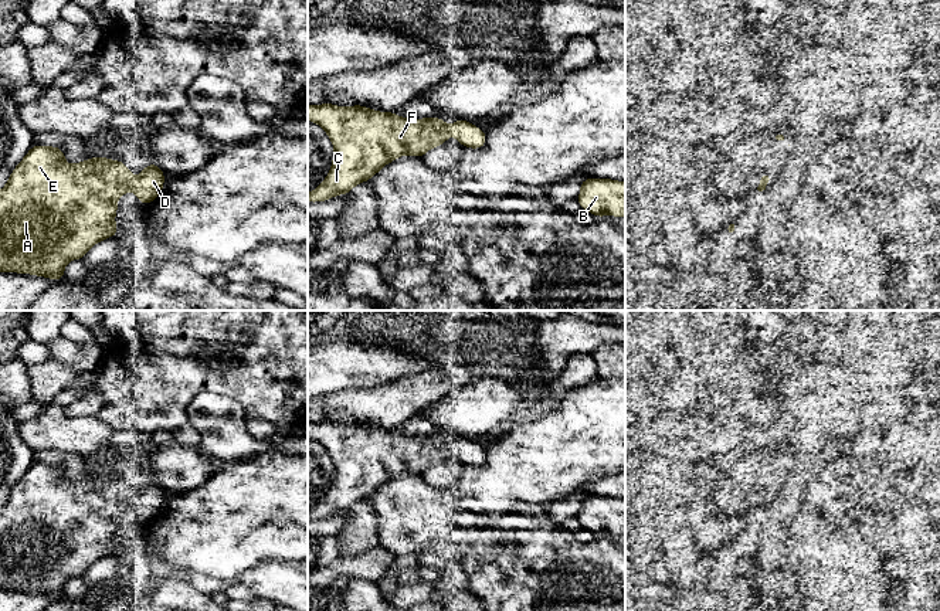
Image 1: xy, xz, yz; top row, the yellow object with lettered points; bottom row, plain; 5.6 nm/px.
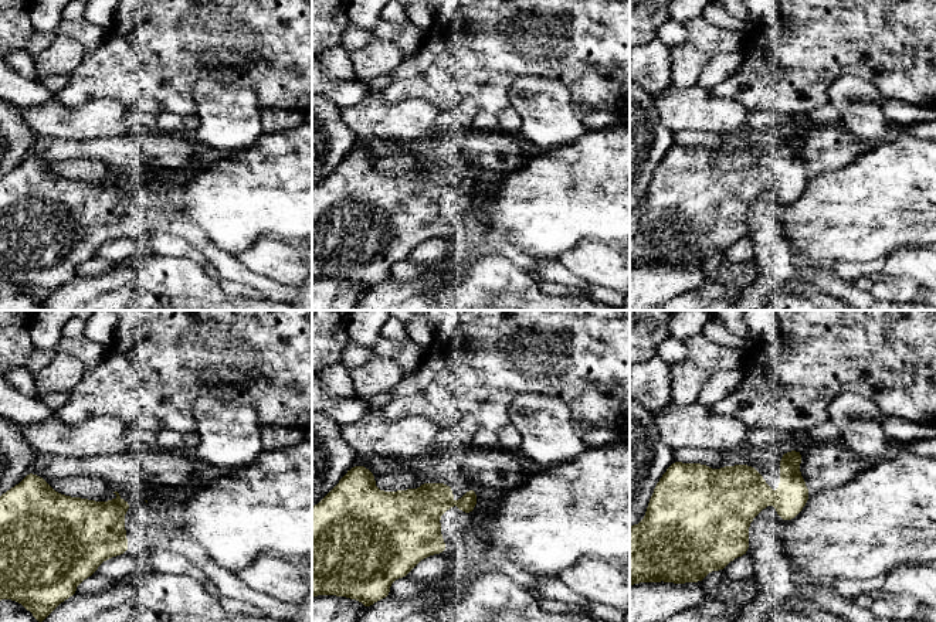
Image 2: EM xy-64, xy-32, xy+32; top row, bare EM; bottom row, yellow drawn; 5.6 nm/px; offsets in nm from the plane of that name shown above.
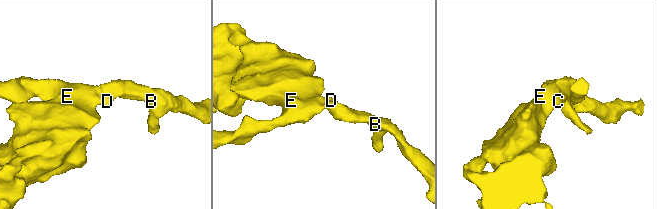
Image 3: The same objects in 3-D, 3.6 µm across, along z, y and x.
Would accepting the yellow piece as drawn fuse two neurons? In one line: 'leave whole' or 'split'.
leave whole

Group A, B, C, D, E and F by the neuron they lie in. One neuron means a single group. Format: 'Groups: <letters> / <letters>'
Groups: A B C D E F

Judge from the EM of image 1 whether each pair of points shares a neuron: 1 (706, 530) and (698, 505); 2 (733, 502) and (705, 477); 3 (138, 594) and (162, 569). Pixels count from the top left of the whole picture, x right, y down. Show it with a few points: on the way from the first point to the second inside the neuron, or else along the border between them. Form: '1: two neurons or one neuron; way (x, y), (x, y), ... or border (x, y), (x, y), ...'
1: one neuron; way (705, 525), (698, 511)
2: one neuron; way (726, 496), (712, 484)
3: one neuron; way (145, 591), (159, 576)

